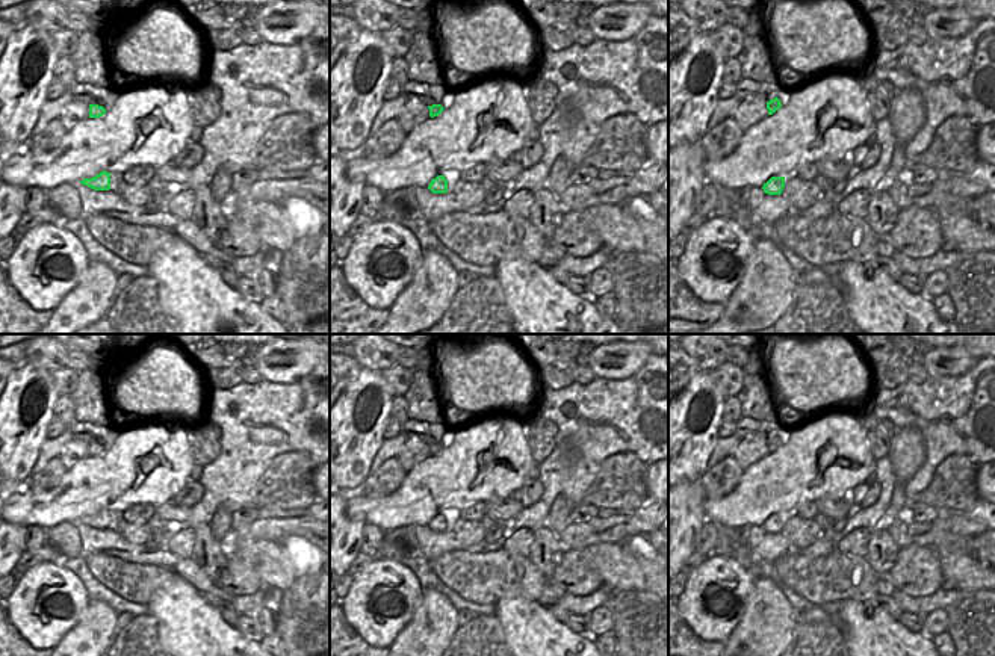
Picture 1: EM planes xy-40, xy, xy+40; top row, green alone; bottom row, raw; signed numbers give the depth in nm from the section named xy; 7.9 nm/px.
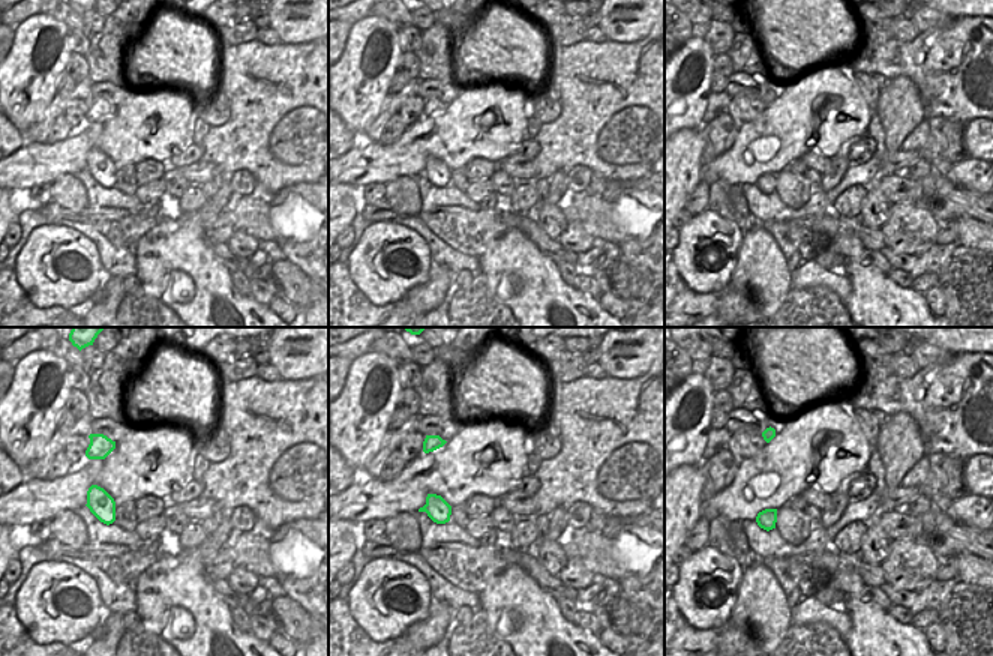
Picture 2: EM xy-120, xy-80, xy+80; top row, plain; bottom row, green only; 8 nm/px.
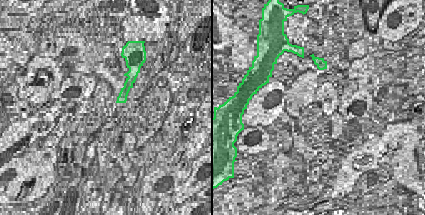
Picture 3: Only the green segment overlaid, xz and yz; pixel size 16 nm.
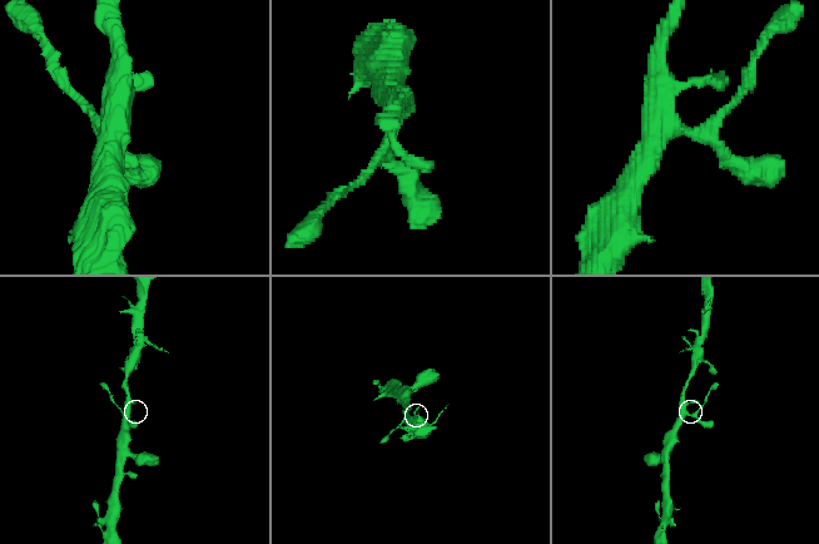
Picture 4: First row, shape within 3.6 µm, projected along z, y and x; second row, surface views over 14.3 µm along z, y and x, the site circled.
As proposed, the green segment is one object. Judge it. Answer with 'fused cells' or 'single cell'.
single cell

